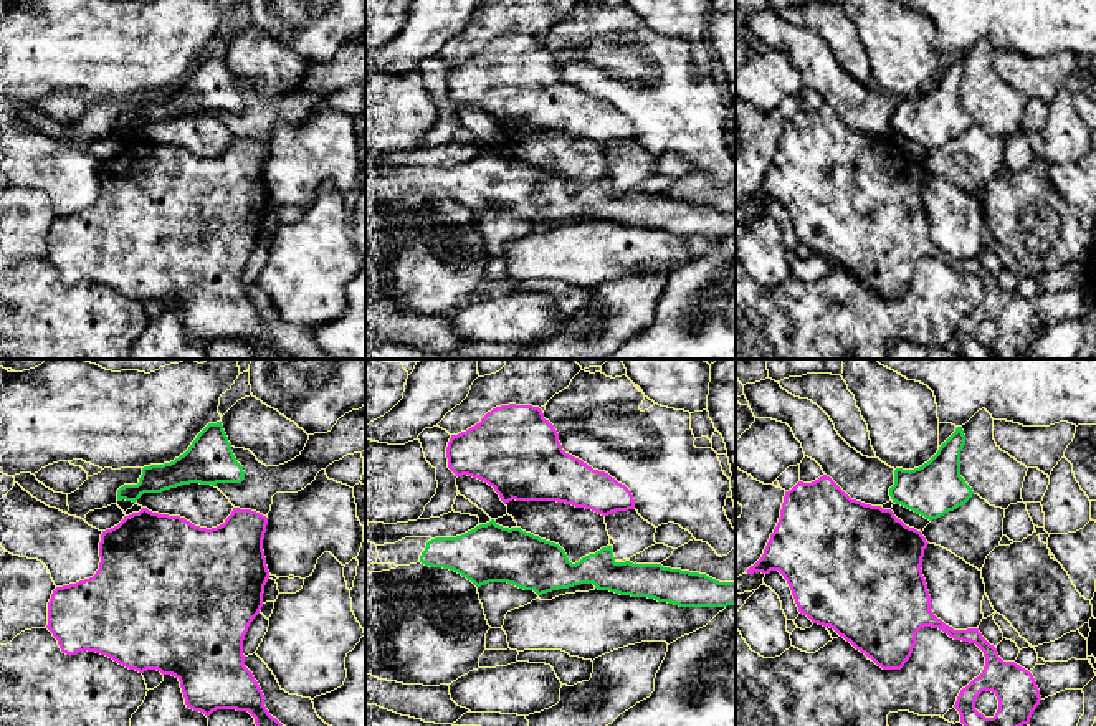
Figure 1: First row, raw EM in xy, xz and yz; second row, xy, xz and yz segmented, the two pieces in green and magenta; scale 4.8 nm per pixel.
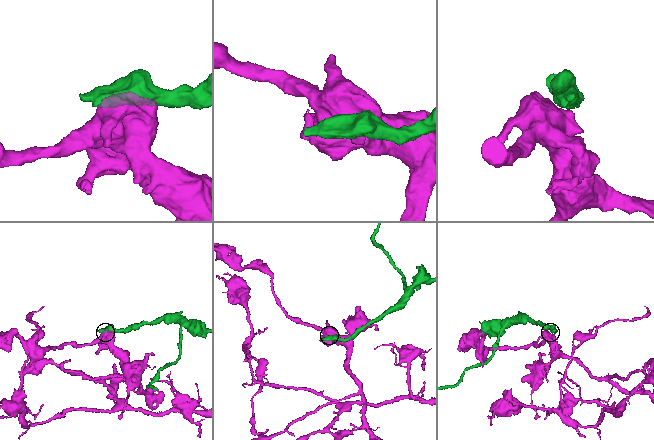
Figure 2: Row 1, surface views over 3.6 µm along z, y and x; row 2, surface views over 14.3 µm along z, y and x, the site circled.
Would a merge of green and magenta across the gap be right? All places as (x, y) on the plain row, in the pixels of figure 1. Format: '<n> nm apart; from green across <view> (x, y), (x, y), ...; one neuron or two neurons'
40 nm apart; from green across yz (893, 131), (890, 139); two neurons

